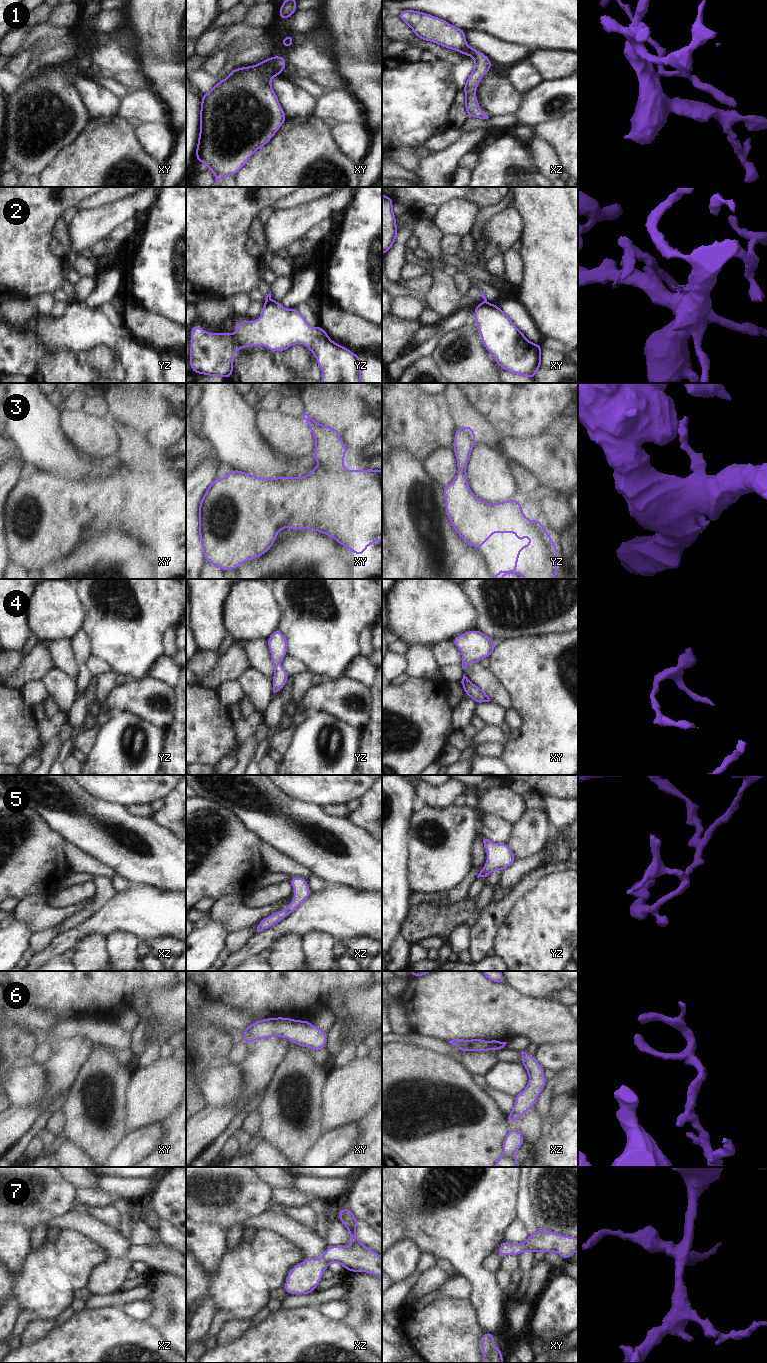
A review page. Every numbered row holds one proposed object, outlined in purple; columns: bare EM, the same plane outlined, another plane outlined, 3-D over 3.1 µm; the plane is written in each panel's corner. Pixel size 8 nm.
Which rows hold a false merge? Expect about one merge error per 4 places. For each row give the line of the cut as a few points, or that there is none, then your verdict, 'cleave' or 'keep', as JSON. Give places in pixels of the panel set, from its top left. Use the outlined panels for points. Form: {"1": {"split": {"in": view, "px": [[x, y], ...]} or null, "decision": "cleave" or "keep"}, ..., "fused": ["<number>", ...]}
{"1": {"split": null, "decision": "keep"}, "2": {"split": {"in": "yz", "px": [[269, 299], [266, 301]]}, "decision": "cleave"}, "3": {"split": null, "decision": "keep"}, "4": {"split": null, "decision": "keep"}, "5": {"split": null, "decision": "keep"}, "6": {"split": null, "decision": "keep"}, "7": {"split": null, "decision": "keep"}, "fused": ["2"]}

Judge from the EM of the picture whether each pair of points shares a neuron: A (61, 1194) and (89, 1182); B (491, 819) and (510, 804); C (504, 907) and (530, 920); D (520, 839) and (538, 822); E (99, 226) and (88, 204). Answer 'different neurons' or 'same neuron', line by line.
A: different neurons
B: different neurons
C: different neurons
D: same neuron
E: different neurons

